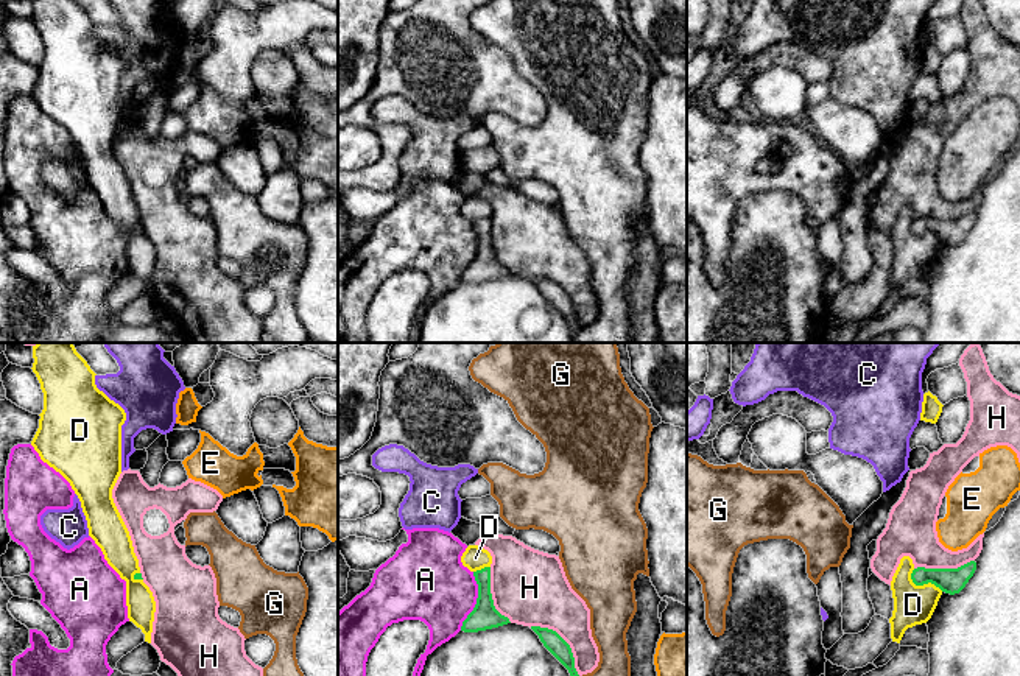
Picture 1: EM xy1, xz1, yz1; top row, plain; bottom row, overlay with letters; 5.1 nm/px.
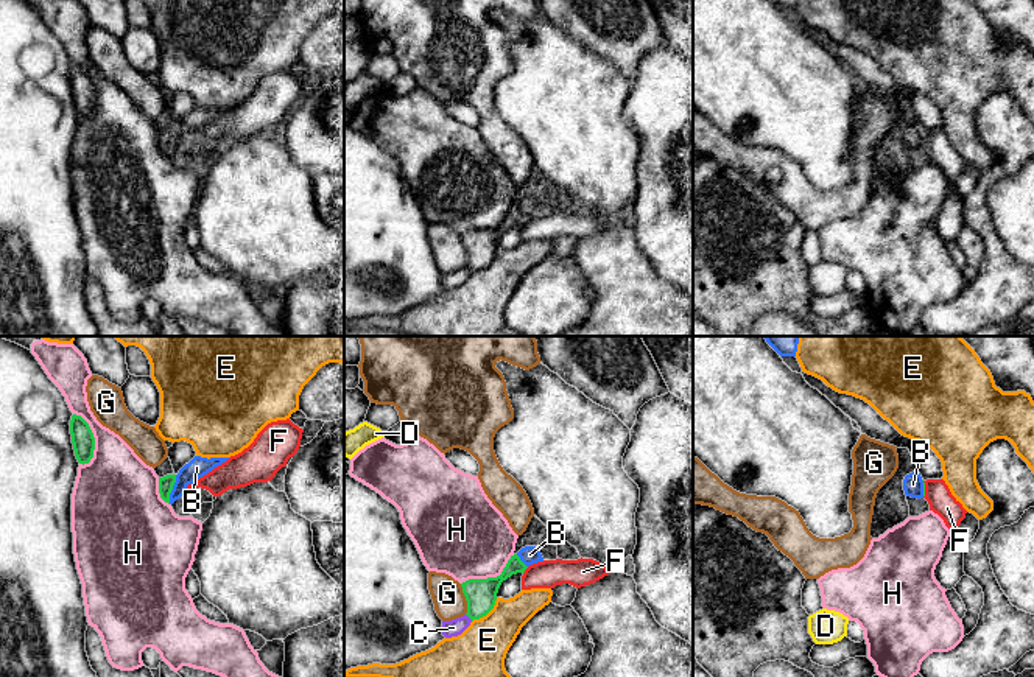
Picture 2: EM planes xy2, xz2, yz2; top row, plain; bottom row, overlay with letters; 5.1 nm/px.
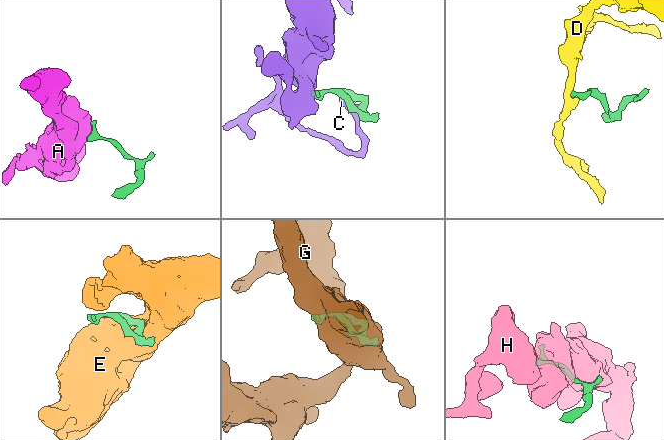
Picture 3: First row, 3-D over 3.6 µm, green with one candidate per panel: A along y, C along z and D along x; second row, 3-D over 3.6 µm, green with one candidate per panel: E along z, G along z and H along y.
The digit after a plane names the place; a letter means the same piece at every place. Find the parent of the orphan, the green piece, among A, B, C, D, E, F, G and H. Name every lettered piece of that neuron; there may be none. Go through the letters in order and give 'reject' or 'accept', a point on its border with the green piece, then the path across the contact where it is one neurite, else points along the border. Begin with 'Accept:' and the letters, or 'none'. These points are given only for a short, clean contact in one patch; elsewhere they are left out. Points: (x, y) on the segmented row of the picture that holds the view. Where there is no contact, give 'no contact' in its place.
Accept: B
A: reject | xz1 (477, 602) | along xz1 (474, 572), (477, 603), (460, 630)
B: accept | xy2 (172, 489) | across xy2 (165, 484), (172, 489), (196, 467)
C: reject | xz2 (469, 617)
D: reject | yz1 (922, 584) | along yz1 (911, 570), (911, 580), (916, 584), (933, 583), (942, 591)
E: reject | xz2 (486, 613)
F: reject | xz2 (525, 568) | along xz2 (528, 567), (524, 573)
G: reject | xz2 (466, 599)
H: reject | xz1 (566, 642)

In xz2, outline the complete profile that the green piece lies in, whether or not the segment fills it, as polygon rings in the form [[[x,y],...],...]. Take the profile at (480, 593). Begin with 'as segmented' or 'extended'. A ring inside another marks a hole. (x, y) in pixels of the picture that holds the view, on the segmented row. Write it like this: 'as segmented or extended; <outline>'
extended; [[[525,546],[517,554],[511,556],[501,574],[487,579],[469,579],[461,584],[467,601],[467,616],[480,619],[486,616],[495,605],[497,593],[503,581],[537,562],[543,562],[539,546]]]

